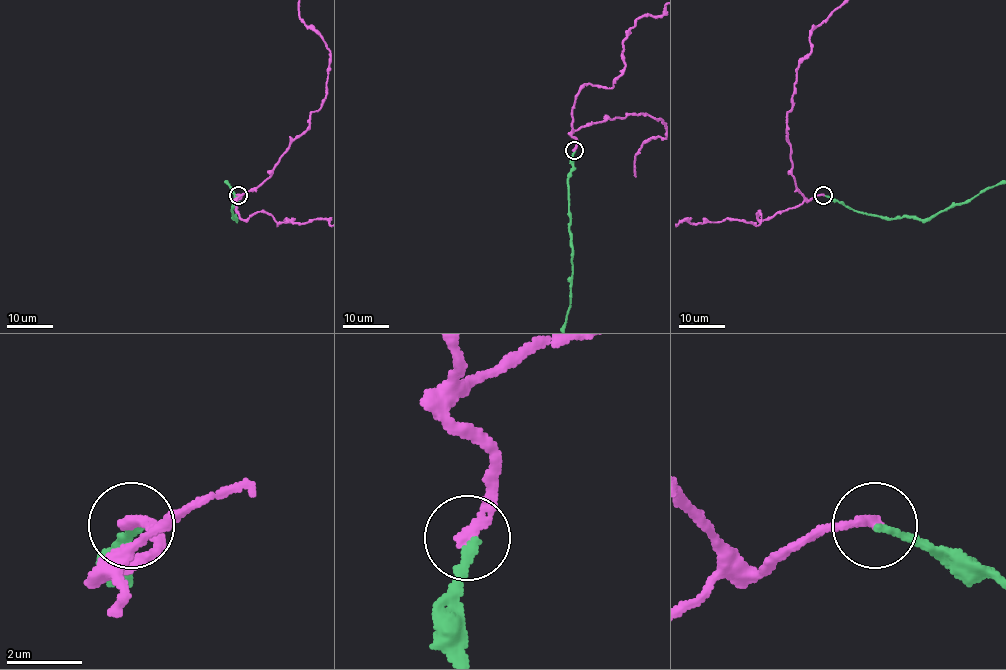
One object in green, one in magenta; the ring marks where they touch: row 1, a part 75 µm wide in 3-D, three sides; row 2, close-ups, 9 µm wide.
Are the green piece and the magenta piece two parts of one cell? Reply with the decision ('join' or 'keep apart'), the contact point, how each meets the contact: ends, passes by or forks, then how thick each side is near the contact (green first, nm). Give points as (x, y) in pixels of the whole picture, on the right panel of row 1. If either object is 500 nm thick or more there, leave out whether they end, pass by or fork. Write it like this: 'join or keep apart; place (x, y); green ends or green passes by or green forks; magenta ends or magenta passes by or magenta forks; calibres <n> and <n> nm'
keep apart; place (823, 195); green ends; magenta ends; calibres 240 and 320 nm

